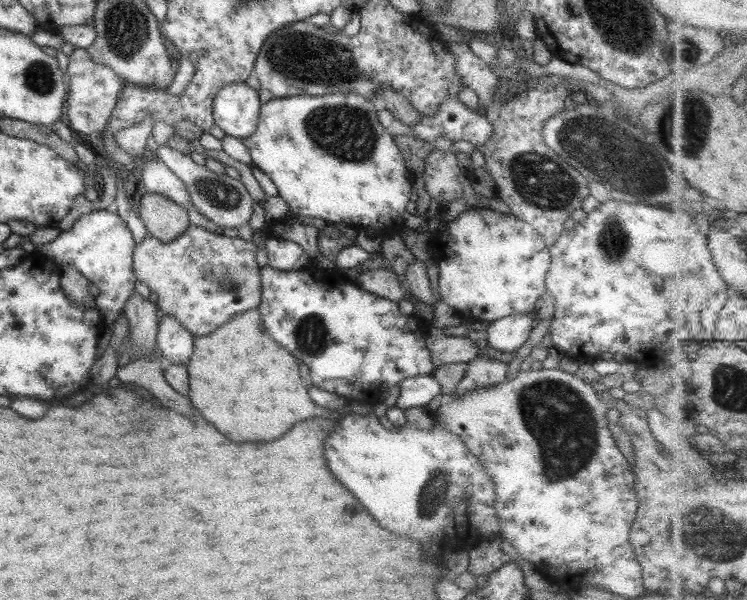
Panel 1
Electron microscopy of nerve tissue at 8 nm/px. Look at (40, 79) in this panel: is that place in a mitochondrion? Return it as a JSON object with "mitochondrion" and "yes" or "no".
{"mitochondrion":"yes"}

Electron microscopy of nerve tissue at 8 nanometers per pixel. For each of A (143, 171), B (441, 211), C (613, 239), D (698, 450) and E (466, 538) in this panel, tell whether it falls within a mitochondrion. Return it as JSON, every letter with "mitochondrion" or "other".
{"A":"other","B":"other","C":"mitochondrion","D":"other","E":"other"}

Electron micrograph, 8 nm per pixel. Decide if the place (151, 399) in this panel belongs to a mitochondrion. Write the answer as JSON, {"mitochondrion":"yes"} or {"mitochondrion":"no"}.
{"mitochondrion":"no"}

